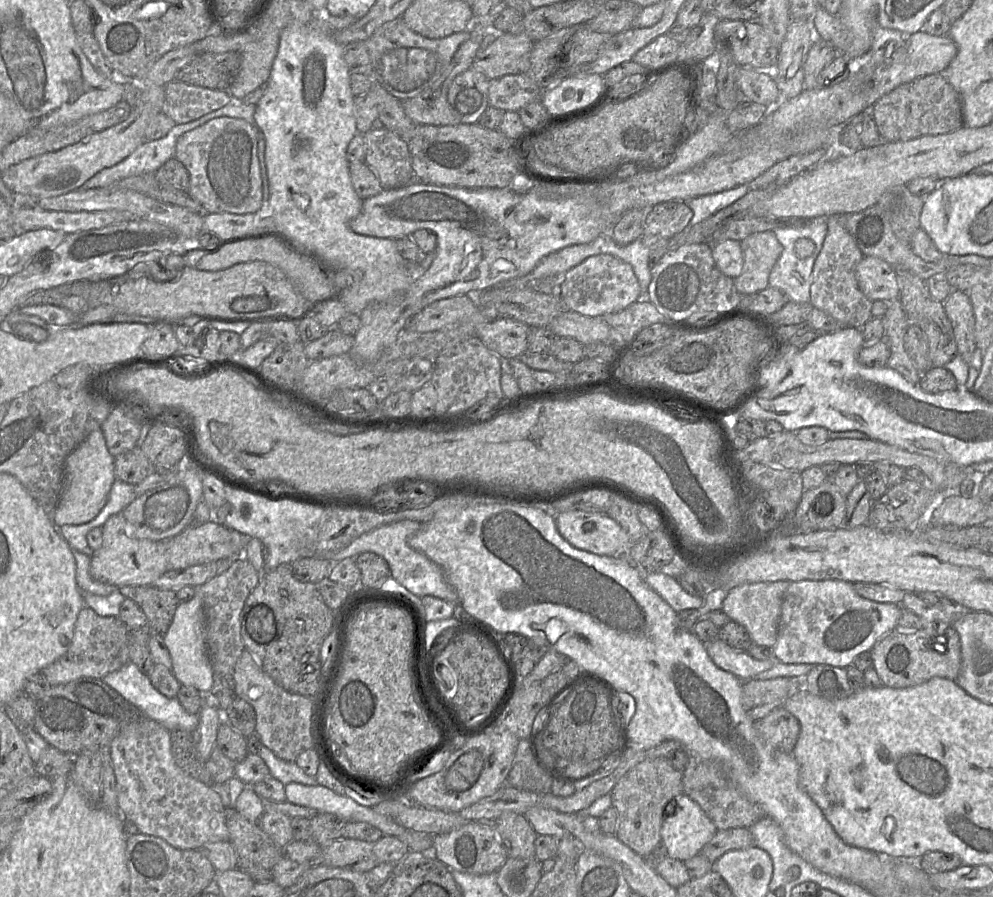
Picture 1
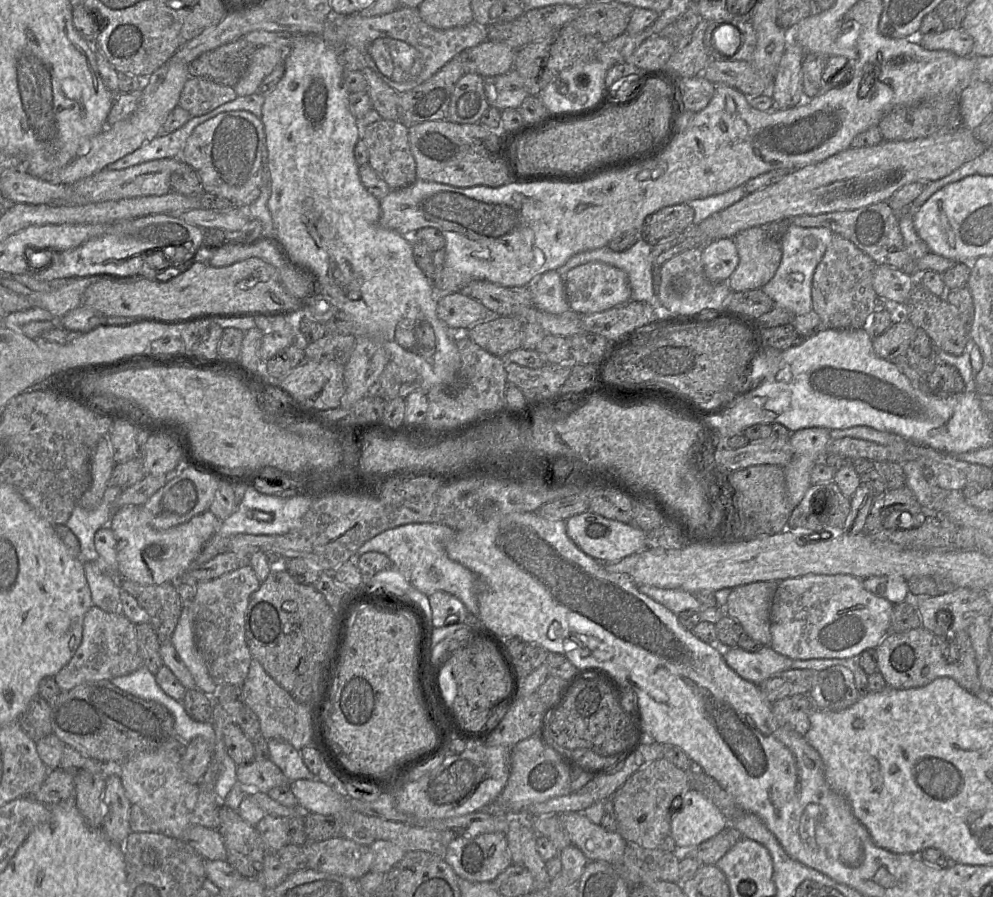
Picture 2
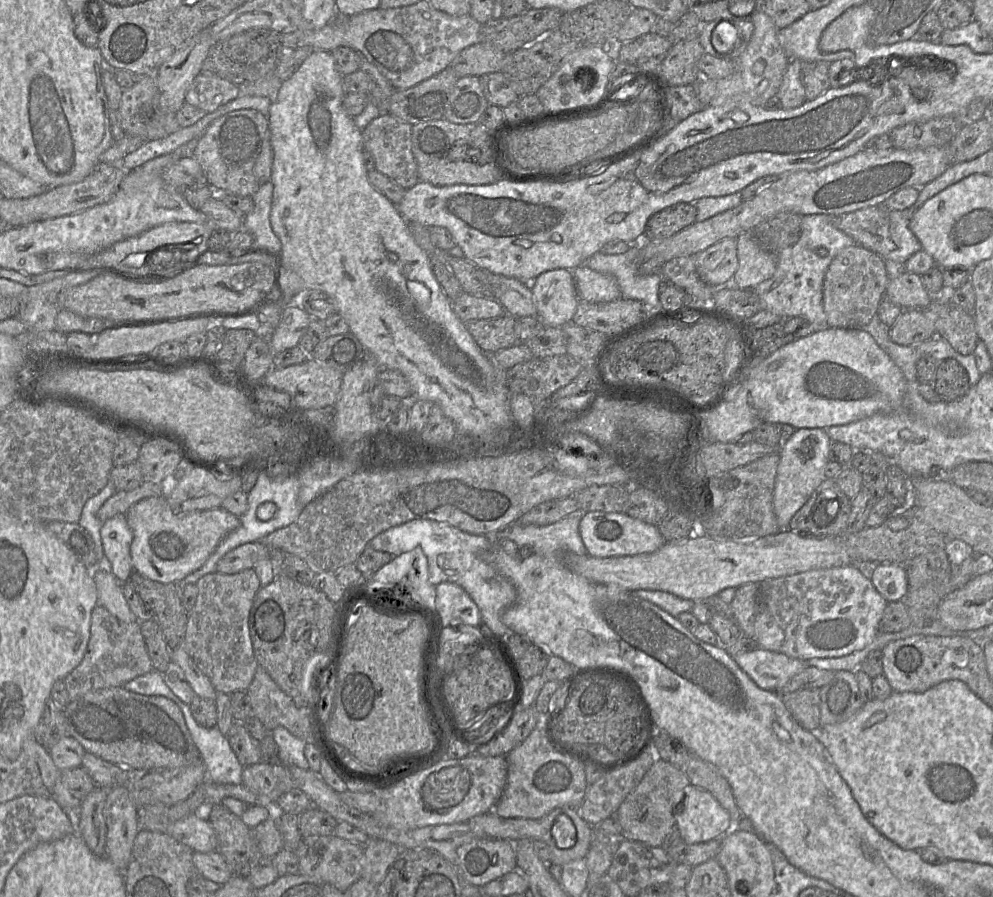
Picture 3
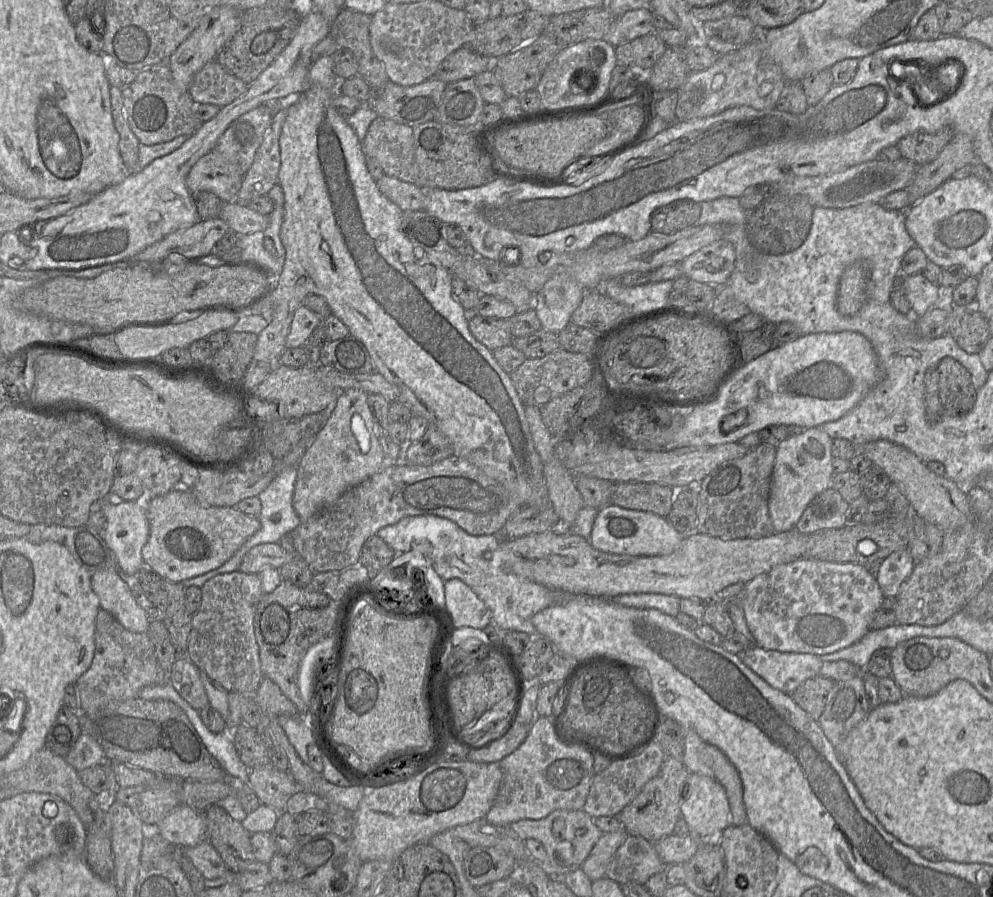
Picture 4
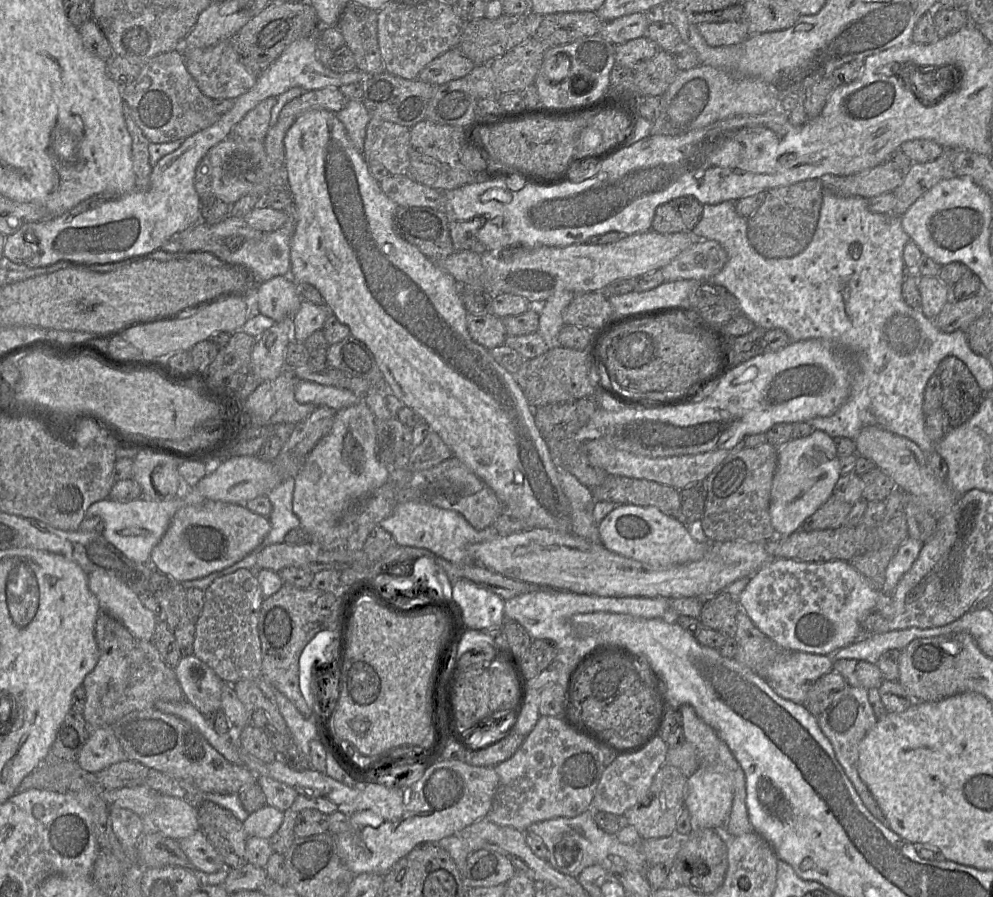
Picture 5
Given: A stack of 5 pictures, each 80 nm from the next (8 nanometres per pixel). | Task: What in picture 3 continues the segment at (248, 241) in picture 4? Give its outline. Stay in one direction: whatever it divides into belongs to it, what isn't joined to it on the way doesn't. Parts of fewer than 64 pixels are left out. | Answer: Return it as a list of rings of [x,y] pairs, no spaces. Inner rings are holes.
[[[270,181],[260,185],[258,191],[252,196],[253,210],[243,217],[243,228],[254,237],[254,246],[250,251],[270,255],[274,263],[280,268],[278,256],[282,245],[272,230],[270,211],[273,196],[273,184]]]

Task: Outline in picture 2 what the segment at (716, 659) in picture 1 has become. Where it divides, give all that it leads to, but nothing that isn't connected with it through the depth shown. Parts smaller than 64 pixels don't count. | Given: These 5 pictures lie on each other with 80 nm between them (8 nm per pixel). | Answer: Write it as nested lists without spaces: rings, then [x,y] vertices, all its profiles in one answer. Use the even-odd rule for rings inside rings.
[[[722,646],[722,656],[727,665],[741,678],[755,685],[783,671],[791,669],[793,660],[763,646],[758,652],[750,653],[739,648]]]

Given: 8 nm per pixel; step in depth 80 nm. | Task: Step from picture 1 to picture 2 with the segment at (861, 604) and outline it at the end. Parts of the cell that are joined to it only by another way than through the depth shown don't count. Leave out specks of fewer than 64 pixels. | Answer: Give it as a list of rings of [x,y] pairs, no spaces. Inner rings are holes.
[[[848,574],[806,575],[779,583],[770,615],[770,647],[791,660],[856,658],[867,649],[876,648],[891,631],[894,604],[863,586],[863,580]]]

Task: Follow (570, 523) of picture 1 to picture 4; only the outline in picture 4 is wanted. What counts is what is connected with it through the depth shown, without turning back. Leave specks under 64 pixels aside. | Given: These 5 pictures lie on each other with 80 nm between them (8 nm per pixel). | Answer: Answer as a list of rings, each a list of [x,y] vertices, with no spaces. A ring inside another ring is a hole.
[[[609,504],[598,510],[589,537],[590,544],[598,551],[630,556],[663,556],[673,553],[683,537],[666,517],[651,512],[624,509]]]

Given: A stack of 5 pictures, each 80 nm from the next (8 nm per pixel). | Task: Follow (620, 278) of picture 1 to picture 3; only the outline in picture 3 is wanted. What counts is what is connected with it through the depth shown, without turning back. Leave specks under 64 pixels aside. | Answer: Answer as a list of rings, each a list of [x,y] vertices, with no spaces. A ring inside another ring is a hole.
[[[579,266],[572,272],[579,301],[602,303],[622,297],[614,276],[586,266]]]

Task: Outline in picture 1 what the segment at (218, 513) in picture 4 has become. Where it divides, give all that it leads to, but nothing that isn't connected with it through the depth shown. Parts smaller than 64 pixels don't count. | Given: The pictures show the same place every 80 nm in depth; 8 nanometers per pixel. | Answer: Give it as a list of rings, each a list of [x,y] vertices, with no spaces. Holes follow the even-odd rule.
[[[122,512],[111,516],[102,526],[102,544],[90,556],[89,573],[101,583],[122,586],[151,586],[168,572],[168,540],[152,541],[133,537],[133,527]]]

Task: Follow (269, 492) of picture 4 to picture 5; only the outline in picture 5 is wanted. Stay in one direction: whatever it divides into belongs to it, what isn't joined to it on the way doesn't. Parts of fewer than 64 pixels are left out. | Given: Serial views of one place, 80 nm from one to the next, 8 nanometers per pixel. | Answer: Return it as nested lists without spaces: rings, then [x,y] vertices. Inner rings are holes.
[[[289,477],[277,485],[267,495],[272,505],[272,511],[268,517],[271,530],[258,547],[235,564],[221,571],[213,572],[206,577],[182,582],[182,586],[186,590],[198,588],[205,591],[209,585],[219,577],[234,573],[239,569],[255,570],[257,557],[265,547],[283,543],[289,531],[301,527],[300,520],[293,512],[292,502],[294,489],[295,477]]]

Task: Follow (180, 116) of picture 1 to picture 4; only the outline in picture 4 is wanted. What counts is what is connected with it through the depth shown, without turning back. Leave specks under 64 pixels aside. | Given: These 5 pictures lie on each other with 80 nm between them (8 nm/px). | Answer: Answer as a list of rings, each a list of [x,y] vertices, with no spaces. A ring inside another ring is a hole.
[[[213,60],[194,75],[188,92],[194,103],[213,104],[222,108],[242,96],[247,89],[242,80]]]

